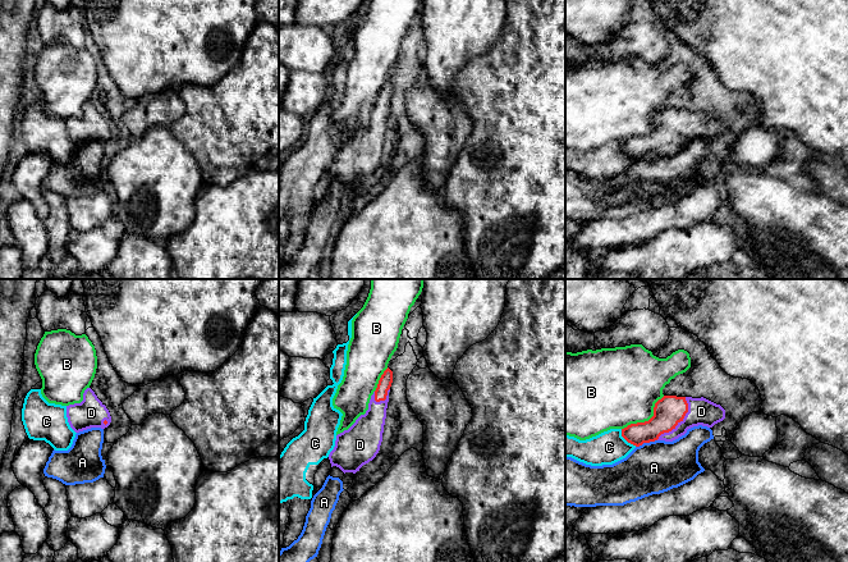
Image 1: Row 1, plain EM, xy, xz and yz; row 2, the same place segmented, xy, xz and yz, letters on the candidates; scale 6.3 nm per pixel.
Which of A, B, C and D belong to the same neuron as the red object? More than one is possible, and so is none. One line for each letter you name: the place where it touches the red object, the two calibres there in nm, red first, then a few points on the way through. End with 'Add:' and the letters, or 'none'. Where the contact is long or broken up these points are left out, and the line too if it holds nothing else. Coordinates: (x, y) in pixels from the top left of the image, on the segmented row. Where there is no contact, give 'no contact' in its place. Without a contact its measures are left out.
D: contact yz (679, 421); calibres 190 and 170 nm; way yz (670, 410), (679, 421), (688, 412), (701, 411)
Add: D

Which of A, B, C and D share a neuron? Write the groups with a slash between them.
A / B / C / D

